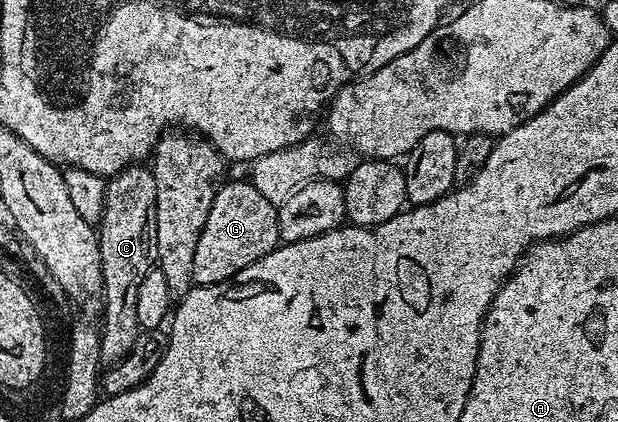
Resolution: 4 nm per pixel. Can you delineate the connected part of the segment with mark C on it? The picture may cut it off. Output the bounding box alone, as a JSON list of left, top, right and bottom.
[97,165,157,365]

